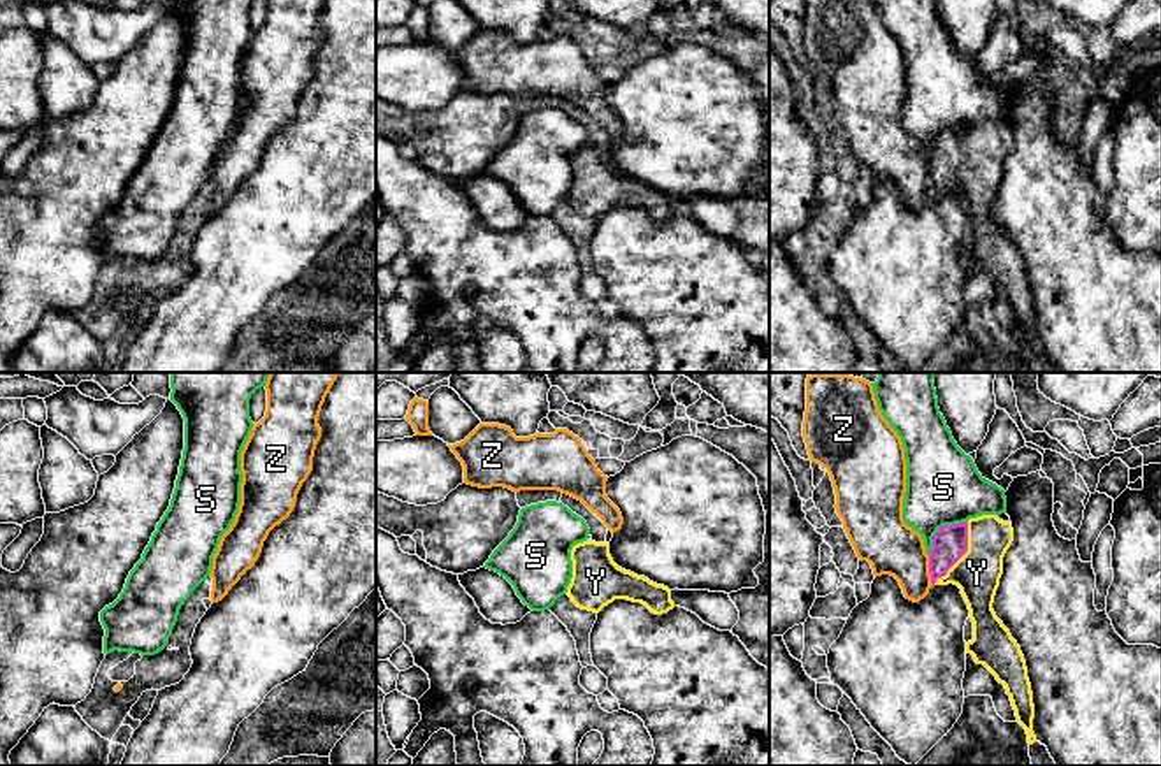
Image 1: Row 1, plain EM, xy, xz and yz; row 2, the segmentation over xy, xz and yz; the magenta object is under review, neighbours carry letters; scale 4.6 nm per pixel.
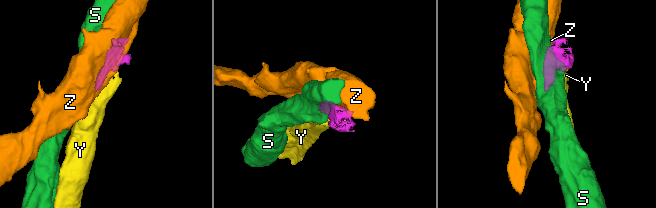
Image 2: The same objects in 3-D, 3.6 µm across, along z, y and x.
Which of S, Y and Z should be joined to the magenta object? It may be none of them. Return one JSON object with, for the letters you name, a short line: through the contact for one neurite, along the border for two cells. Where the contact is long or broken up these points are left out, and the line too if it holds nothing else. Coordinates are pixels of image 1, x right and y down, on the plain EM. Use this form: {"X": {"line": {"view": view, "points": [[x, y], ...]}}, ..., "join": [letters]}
{"join": ["Y"]}

